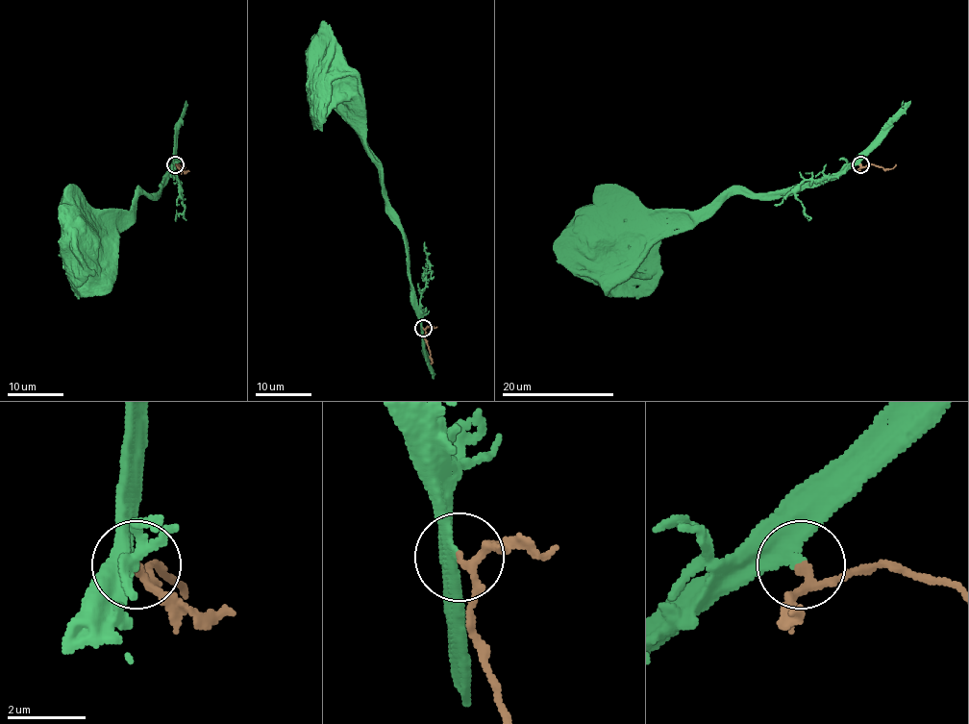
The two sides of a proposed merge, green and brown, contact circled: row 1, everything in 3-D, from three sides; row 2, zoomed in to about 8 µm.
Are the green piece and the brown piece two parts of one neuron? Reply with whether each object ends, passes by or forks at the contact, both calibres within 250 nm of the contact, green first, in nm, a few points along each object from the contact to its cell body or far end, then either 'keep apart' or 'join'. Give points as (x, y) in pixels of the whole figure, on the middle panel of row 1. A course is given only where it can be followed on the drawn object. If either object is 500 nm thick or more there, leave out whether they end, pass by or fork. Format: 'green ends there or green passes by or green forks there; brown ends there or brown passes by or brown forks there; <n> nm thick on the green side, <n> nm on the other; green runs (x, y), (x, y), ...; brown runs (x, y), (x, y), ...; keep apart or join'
green ends there; brown passes by; 320 nm thick on the green side, 150 nm on the other; green runs (423, 328), (404, 230), (376, 156), (318, 65), (322, 58); brown runs (423, 328), (431, 364); join

